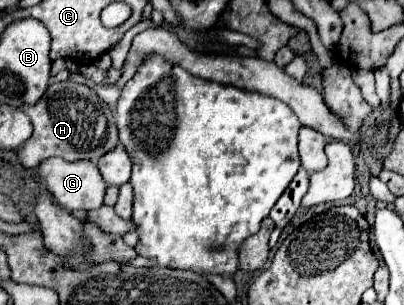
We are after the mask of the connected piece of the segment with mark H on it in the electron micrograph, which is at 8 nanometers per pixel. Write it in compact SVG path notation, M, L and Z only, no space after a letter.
M72 80L52 82L38 104L24 104L22 110L34 126L34 134L18 150L24 168L38 168L42 160L52 156L64 160L98 160L118 144L118 128L110 106L94 90Z

